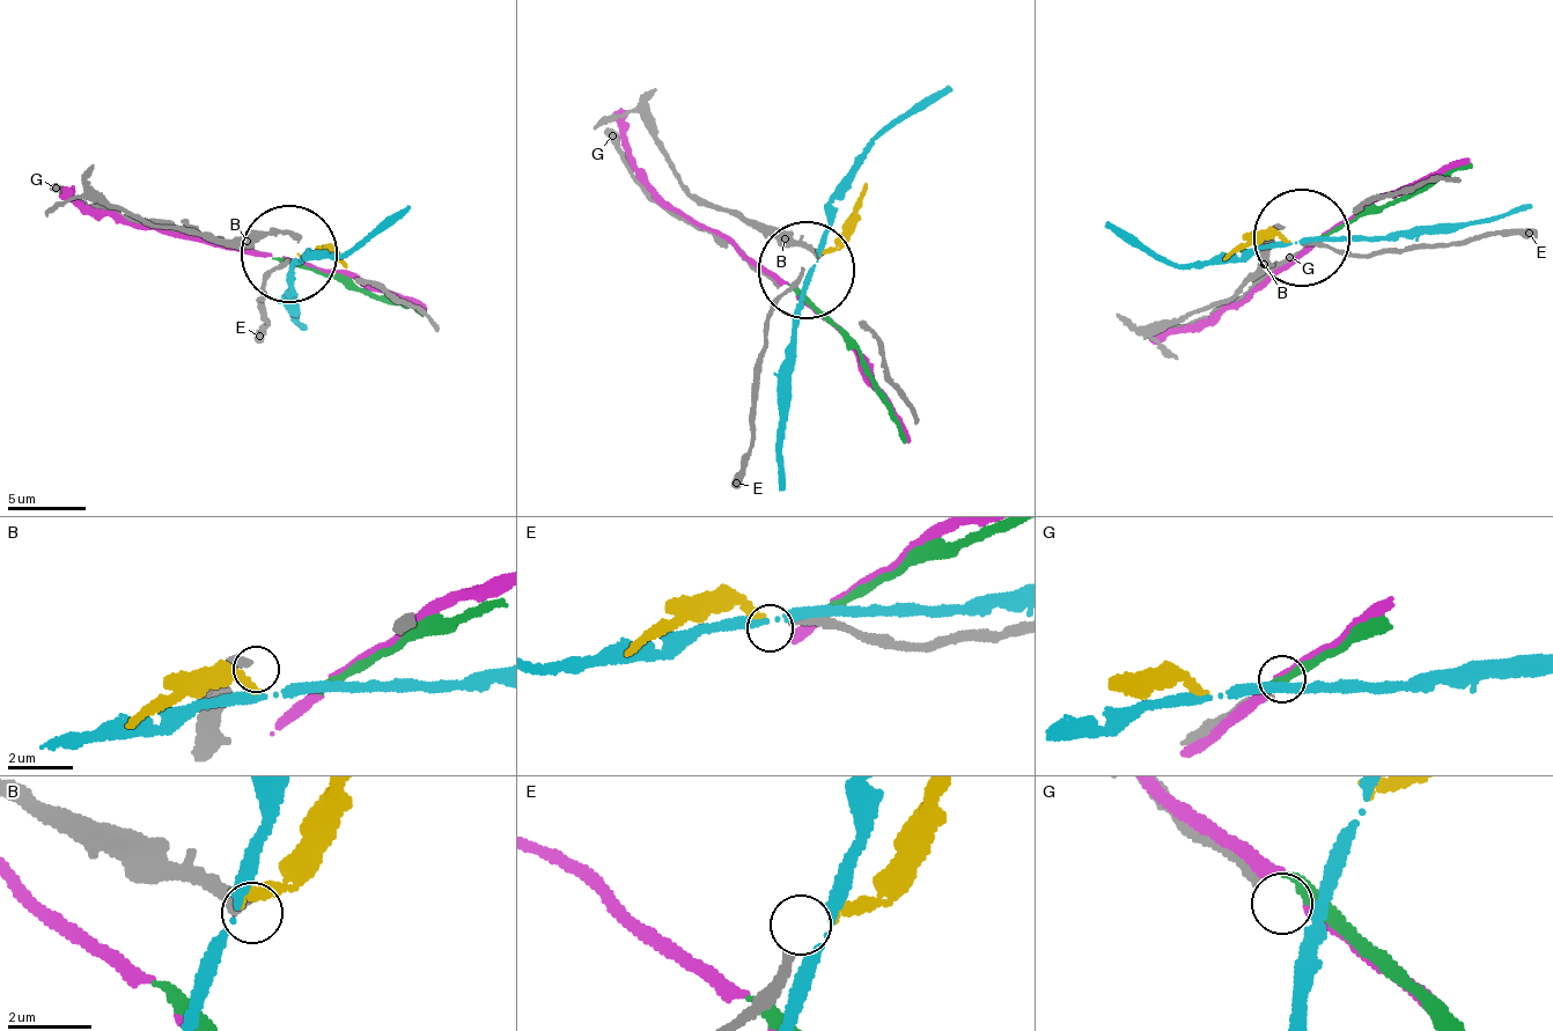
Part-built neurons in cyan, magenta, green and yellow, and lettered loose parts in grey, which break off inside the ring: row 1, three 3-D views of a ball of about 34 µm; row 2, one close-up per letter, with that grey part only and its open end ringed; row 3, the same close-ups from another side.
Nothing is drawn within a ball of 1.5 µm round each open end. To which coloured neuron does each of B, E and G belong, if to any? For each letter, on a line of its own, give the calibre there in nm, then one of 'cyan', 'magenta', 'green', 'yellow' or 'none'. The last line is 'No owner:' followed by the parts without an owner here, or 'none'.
B: calibre 360 nm; none
E: calibre 240 nm; yellow
G: calibre 280 nm; none
No owner: B, G

